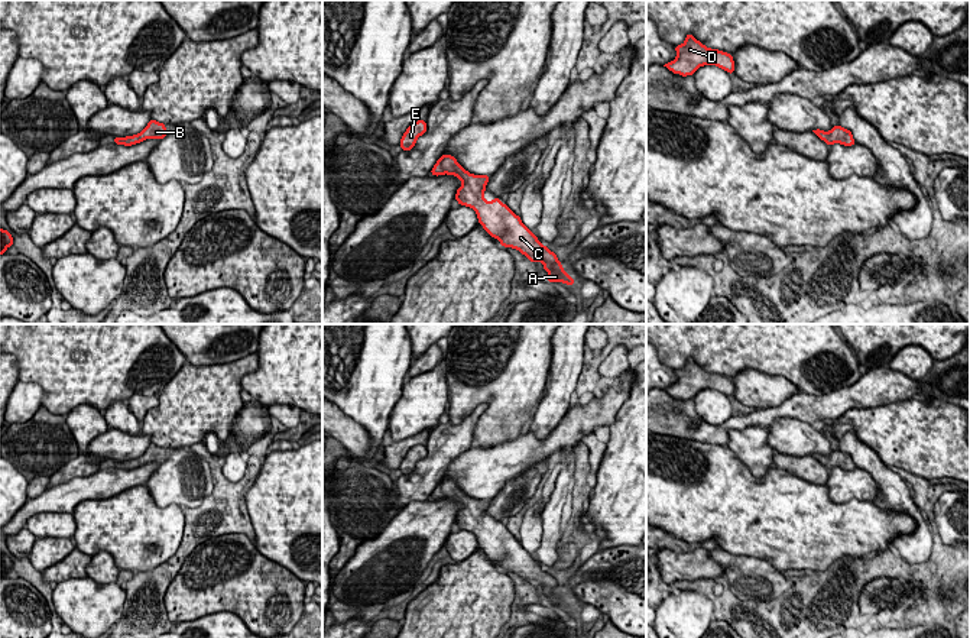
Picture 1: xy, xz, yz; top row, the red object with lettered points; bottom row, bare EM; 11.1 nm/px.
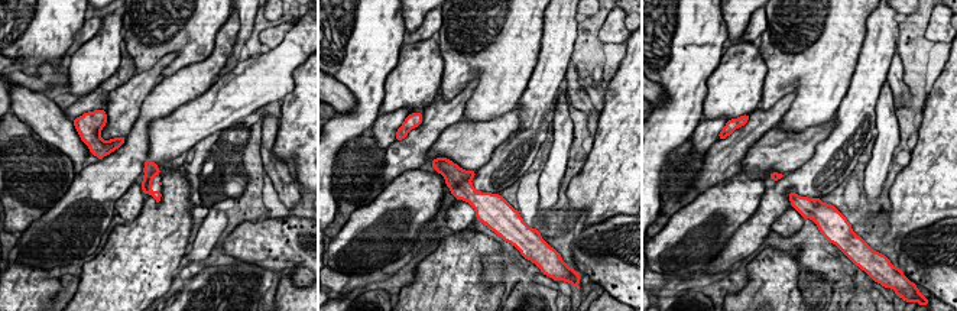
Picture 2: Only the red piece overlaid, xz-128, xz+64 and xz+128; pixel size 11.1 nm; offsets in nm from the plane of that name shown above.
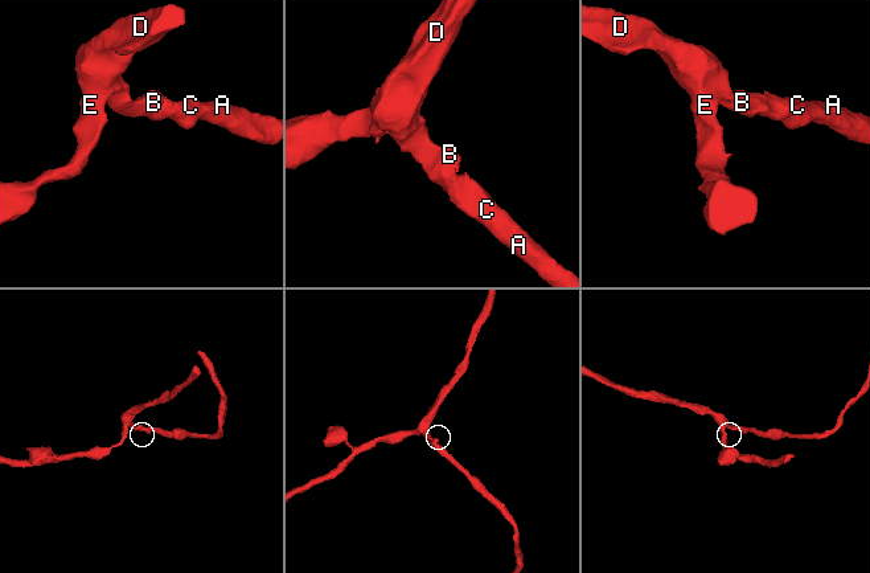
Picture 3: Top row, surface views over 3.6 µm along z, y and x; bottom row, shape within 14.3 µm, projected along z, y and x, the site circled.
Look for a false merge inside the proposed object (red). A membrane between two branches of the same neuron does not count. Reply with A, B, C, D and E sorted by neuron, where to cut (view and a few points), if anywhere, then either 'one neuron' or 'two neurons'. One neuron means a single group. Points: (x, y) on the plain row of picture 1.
A B C D E | no cut | one neuron

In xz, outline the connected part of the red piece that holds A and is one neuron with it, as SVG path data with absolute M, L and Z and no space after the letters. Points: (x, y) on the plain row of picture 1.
M442 479L431 498L454 499L463 509L457 514L455 524L460 529L471 531L477 537L478 547L483 553L505 571L512 571L525 579L531 586L542 586L544 593L549 597L546 605L574 609L574 603L562 593L557 579L544 570L536 560L522 547L507 528L500 522L486 525L483 516L489 506L489 499L473 499L465 495L454 480Z

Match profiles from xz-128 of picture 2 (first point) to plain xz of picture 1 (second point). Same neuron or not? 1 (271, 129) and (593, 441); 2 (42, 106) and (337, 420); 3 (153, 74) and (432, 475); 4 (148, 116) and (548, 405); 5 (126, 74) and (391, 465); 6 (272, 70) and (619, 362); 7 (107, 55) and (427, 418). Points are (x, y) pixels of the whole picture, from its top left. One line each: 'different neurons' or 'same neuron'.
1: same neuron
2: same neuron
3: same neuron
4: different neurons
5: same neuron
6: different neurons
7: same neuron

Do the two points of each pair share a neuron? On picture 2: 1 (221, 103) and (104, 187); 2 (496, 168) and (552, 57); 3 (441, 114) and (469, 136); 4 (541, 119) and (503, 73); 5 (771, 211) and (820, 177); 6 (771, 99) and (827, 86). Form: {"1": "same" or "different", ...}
{"1": "different", "2": "same", "3": "different", "4": "different", "5": "same", "6": "same"}

